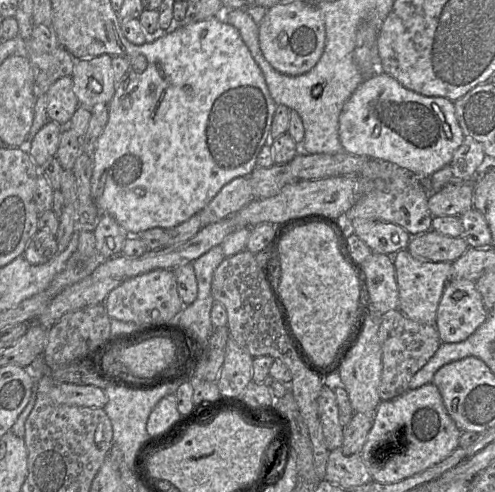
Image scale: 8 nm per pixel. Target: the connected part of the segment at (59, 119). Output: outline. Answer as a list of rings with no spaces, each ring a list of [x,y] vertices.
[[[70,76],[59,78],[46,93],[47,115],[50,121],[61,127],[68,127],[71,118],[79,107]]]

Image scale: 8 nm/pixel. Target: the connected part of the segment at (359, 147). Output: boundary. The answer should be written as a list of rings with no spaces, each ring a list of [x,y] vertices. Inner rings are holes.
[[[380,71],[379,73],[364,79],[344,104],[339,117],[339,140],[343,150],[351,155],[388,161],[411,171],[420,178],[429,178],[434,172],[451,163],[454,152],[460,147],[464,140],[464,135],[457,121],[454,102],[443,97],[427,97],[408,90],[394,78]]]

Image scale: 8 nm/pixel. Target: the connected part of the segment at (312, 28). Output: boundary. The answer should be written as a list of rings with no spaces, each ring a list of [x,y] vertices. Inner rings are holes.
[[[304,2],[275,5],[259,24],[259,45],[264,58],[276,71],[289,76],[309,72],[321,58],[325,40],[322,13],[316,5]]]

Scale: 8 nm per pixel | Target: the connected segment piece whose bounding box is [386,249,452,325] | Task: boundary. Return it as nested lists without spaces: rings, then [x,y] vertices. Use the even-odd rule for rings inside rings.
[[[407,249],[386,255],[390,257],[395,268],[399,292],[398,309],[413,321],[435,325],[436,312],[443,290],[451,279],[451,263],[421,261],[414,258]]]

